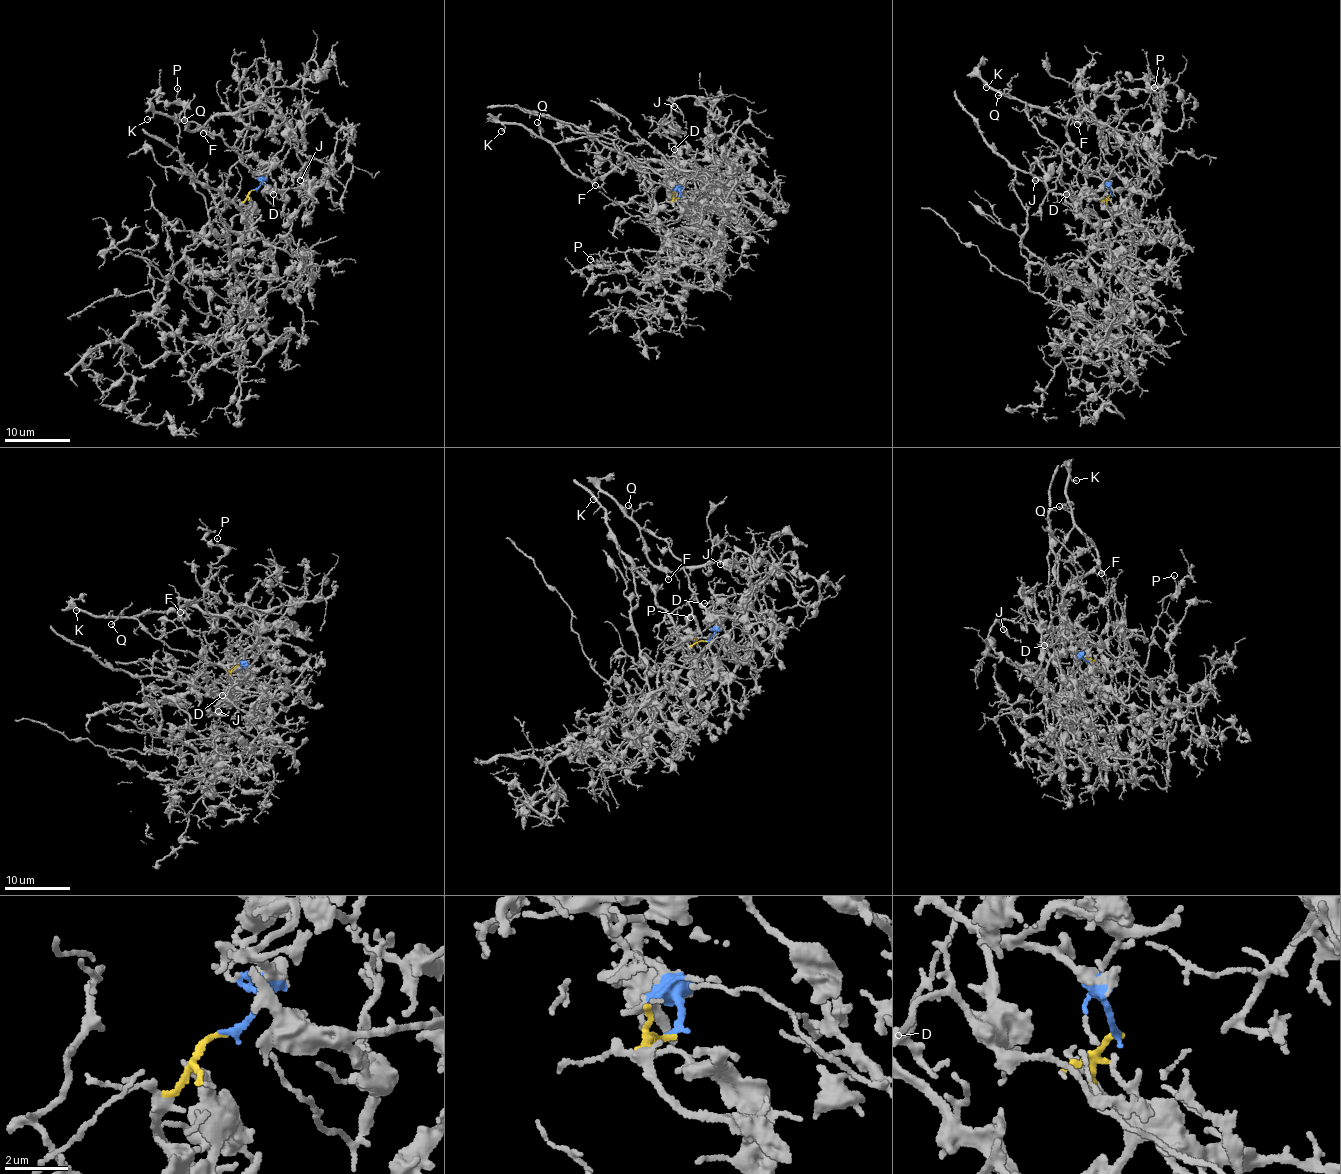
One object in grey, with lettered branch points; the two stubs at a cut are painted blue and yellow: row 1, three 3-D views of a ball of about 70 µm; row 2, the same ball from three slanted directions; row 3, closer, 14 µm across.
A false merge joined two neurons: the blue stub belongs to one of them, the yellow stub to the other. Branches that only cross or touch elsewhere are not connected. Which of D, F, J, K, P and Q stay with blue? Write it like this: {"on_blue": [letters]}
{"on_blue": ["D", "F", "J", "K", "Q"]}

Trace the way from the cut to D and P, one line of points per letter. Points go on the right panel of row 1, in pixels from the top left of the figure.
D: (1112, 194), (1095, 176), (1086, 177), (1082, 191), (1074, 186), (1066, 194)
P: (1112, 194), (1108, 205), (1140, 241), (1133, 214), (1143, 199), (1138, 144), (1141, 127), (1159, 110), (1155, 86)

